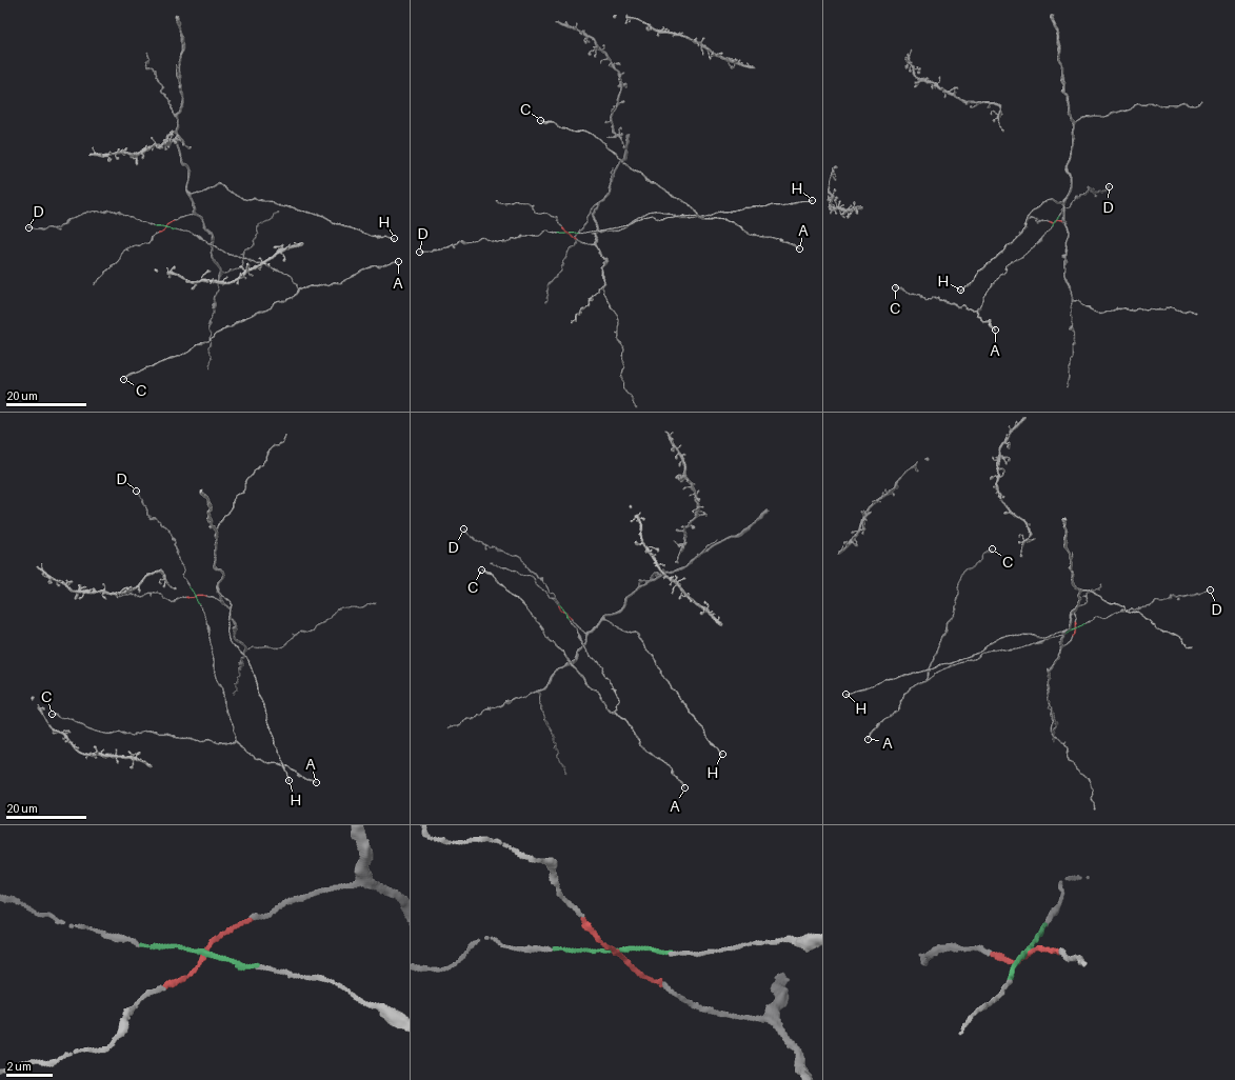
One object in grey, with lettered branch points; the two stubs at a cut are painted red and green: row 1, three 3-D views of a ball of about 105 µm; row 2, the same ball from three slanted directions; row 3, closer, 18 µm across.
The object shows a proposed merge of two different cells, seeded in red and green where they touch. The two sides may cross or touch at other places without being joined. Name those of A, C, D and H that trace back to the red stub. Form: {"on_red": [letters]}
{"on_red": ["H"]}

